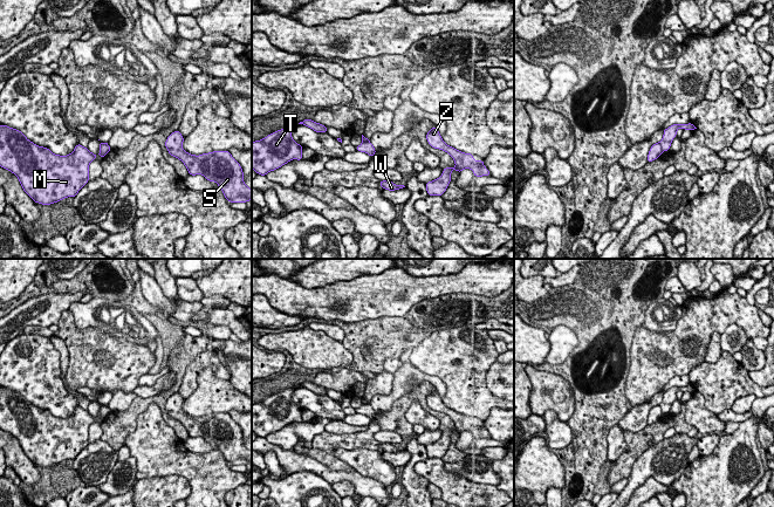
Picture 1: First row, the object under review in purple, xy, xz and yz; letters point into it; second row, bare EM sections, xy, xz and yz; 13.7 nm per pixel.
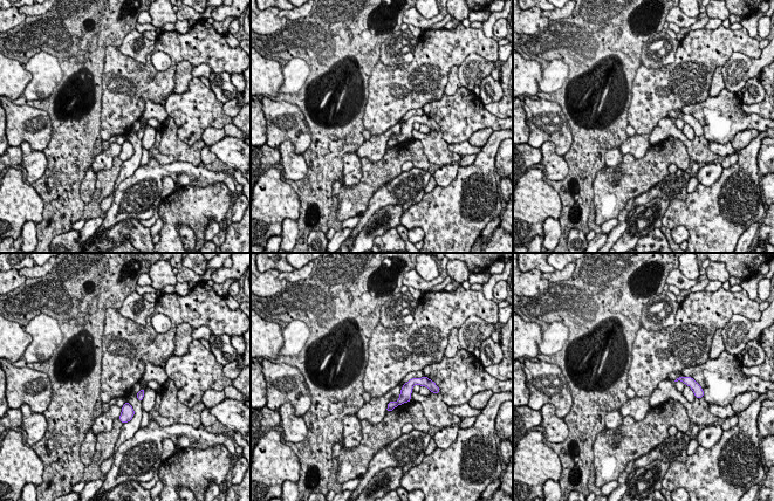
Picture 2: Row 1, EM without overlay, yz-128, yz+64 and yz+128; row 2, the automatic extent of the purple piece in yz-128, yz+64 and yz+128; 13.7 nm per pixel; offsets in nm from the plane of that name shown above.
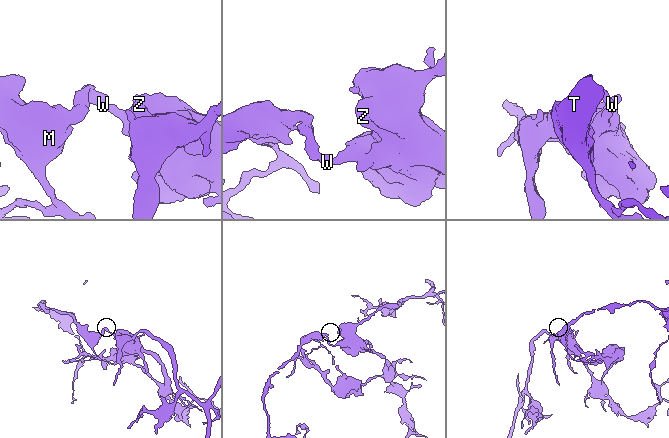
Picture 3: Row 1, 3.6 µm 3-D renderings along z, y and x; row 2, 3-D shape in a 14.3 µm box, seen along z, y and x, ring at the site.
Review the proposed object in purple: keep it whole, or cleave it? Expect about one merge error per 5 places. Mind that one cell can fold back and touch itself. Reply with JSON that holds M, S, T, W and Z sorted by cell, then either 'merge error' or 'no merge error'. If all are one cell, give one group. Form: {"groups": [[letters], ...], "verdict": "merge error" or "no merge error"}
{"groups": [["M", "T"], ["S", "W", "Z"]], "verdict": "merge error"}

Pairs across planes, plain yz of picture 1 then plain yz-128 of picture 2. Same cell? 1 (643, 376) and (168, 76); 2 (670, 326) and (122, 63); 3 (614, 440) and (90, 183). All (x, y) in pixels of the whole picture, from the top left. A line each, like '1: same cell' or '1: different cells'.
1: same cell
2: different cells
3: same cell

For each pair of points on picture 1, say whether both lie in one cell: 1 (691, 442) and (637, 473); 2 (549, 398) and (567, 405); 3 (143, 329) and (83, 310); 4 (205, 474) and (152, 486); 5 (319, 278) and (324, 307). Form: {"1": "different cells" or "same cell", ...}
{"1": "same cell", "2": "same cell", "3": "same cell", "4": "different cells", "5": "different cells"}

